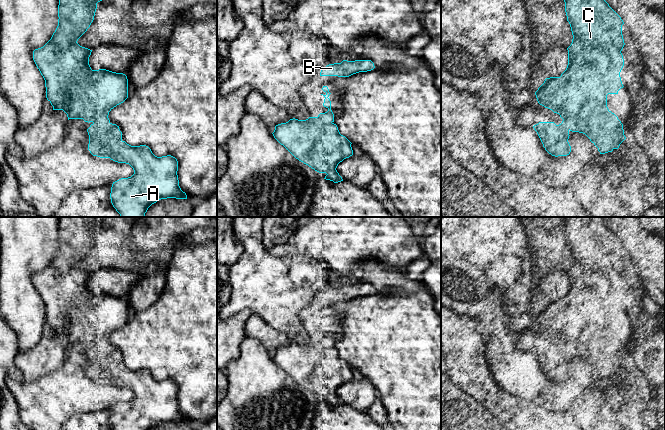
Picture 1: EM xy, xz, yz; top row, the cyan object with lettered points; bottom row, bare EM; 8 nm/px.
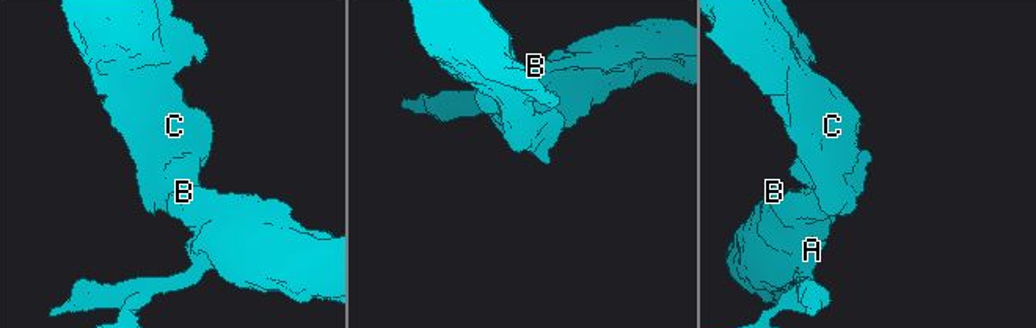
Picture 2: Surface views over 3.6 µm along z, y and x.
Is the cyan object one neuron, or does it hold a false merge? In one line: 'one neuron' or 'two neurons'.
one neuron

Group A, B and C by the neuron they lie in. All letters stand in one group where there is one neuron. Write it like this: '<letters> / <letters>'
A B C

